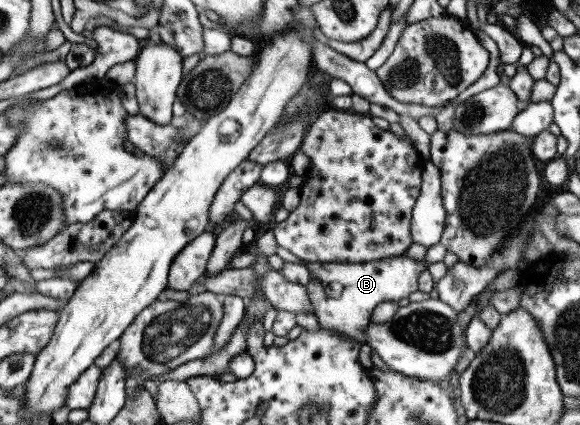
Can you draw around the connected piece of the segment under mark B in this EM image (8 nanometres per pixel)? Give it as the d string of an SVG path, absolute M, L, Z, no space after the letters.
M405 255L358 264L310 262L306 265L309 282L304 288L321 328L343 332L349 338L365 344L364 328L375 306L381 302L397 303L418 291L419 274L427 267L425 260L413 261Z

